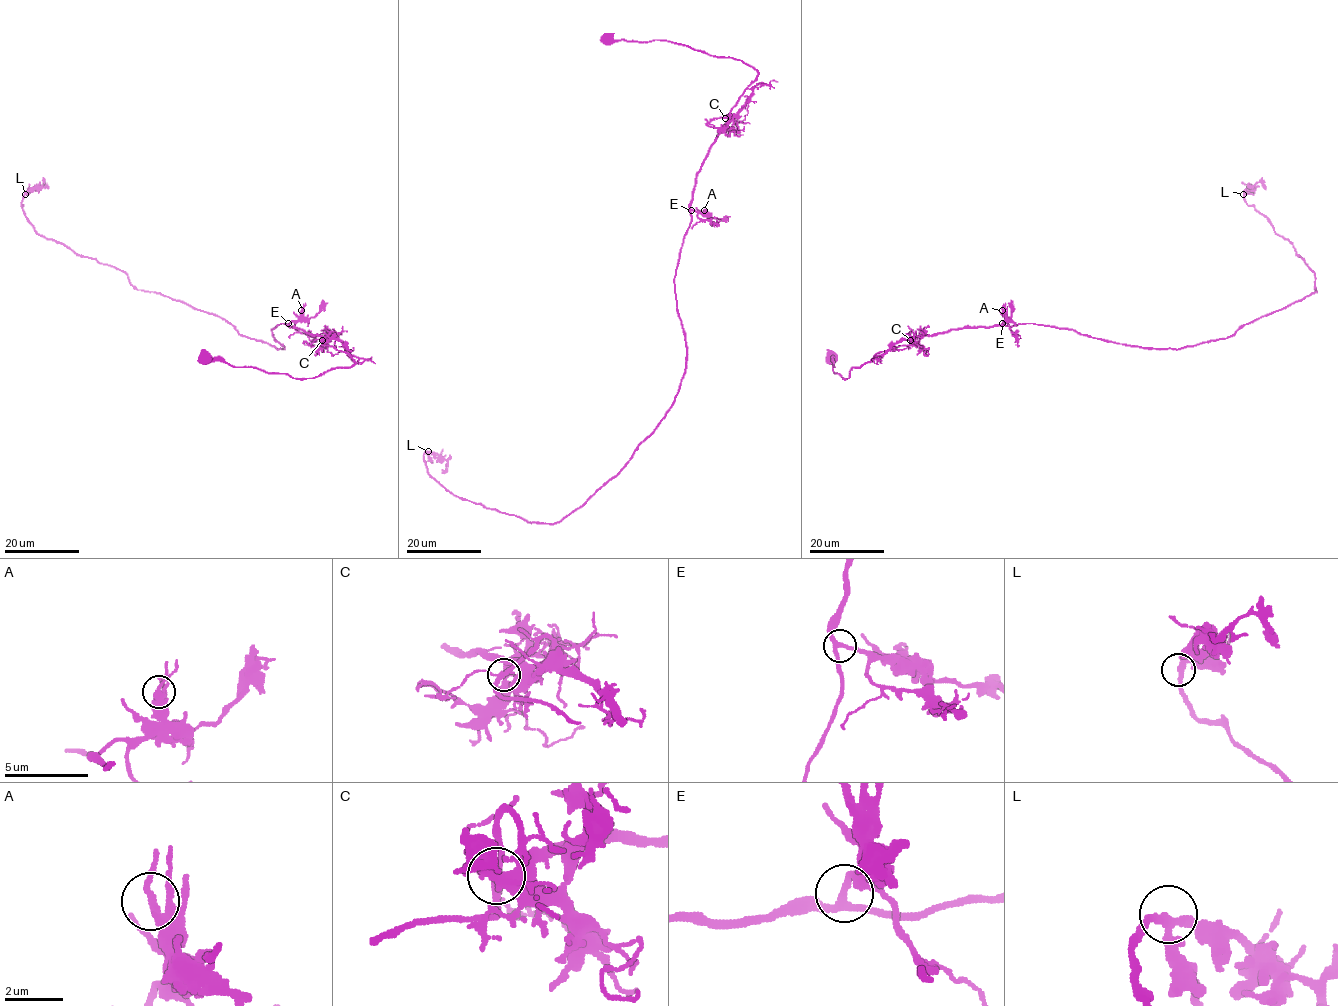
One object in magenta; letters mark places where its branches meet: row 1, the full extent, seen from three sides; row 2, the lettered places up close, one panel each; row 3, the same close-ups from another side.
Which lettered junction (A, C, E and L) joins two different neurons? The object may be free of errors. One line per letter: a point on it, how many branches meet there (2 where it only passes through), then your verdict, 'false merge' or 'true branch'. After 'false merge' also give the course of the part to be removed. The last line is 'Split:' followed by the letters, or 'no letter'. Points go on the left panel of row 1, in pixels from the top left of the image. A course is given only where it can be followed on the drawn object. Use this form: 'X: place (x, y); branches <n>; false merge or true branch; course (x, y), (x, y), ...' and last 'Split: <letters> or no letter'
A: place (301, 310); branches 3; true branch
C: place (322, 340); branches 3; true branch
E: place (288, 323); branches 3; true branch
L: place (25, 194); branches 3; true branch
Split: no letter

